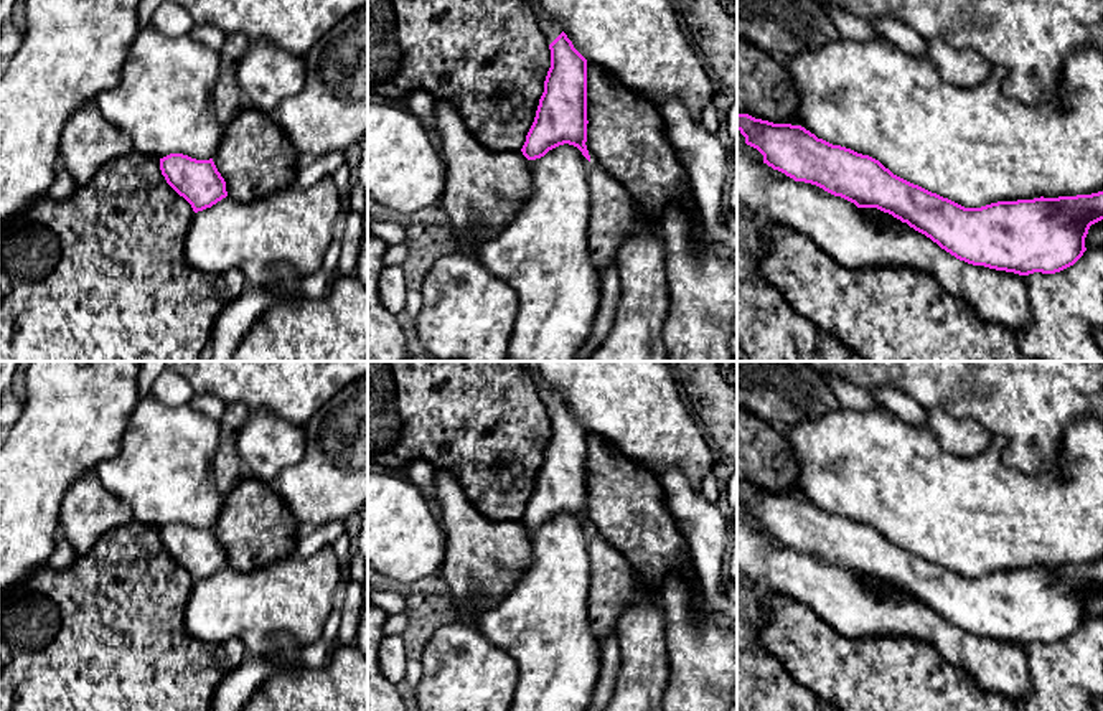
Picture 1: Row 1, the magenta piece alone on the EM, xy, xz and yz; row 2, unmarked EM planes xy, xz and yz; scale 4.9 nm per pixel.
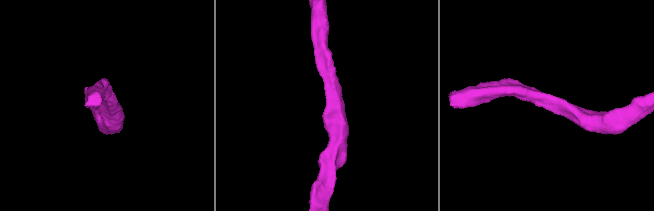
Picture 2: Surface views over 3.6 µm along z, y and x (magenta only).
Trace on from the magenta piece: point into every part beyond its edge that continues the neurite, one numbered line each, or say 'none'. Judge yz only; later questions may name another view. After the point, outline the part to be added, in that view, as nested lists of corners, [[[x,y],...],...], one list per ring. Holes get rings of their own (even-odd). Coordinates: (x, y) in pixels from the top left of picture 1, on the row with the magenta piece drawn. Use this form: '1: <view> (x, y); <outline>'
1: yz (973, 145); [[[839,38],[833,43],[811,51],[801,51],[781,61],[798,91],[798,120],[800,125],[833,145],[851,148],[857,153],[879,160],[894,175],[918,185],[932,193],[948,198],[965,208],[981,208],[997,201],[1017,201],[1034,198],[1058,198],[1091,195],[1103,191],[1103,51],[1096,48],[1083,48],[1068,54],[1063,64],[1063,84],[1054,101],[1040,106],[1026,106],[1002,94],[1001,84],[1006,78],[1004,68],[991,68],[989,78],[976,87],[958,87],[941,78],[940,69],[927,56],[915,58],[884,38],[866,41],[852,41]]]

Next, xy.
1: xy (164, 103); [[[155,26],[138,28],[120,73],[120,82],[96,97],[99,112],[130,137],[134,150],[163,158],[183,153],[196,160],[216,155],[223,125],[216,115],[213,87],[219,74],[219,53],[190,35],[167,36]]]

